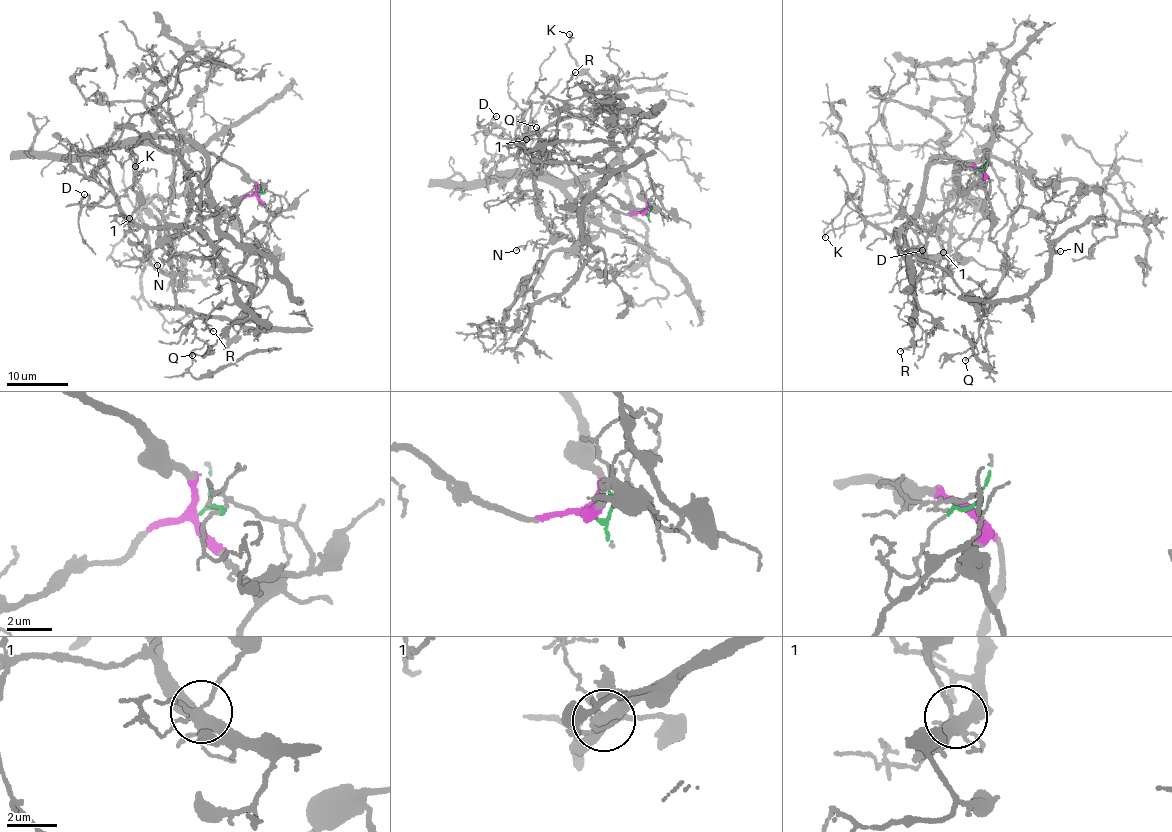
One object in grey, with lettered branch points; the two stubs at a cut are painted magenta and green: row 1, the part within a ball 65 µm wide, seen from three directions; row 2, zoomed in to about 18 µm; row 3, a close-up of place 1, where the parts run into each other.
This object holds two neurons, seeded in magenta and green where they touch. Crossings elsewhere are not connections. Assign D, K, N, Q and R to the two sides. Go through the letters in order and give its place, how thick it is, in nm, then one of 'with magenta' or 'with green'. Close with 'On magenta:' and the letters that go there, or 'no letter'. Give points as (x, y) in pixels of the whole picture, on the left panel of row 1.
D: at (84, 194); 110 nm thick; with green
K: at (135, 166); 150 nm thick; with green
N: at (157, 265); 130 nm thick; with magenta
Q: at (192, 355); 110 nm thick; with magenta
R: at (213, 331); 120 nm thick; with green
On magenta: N, Q

